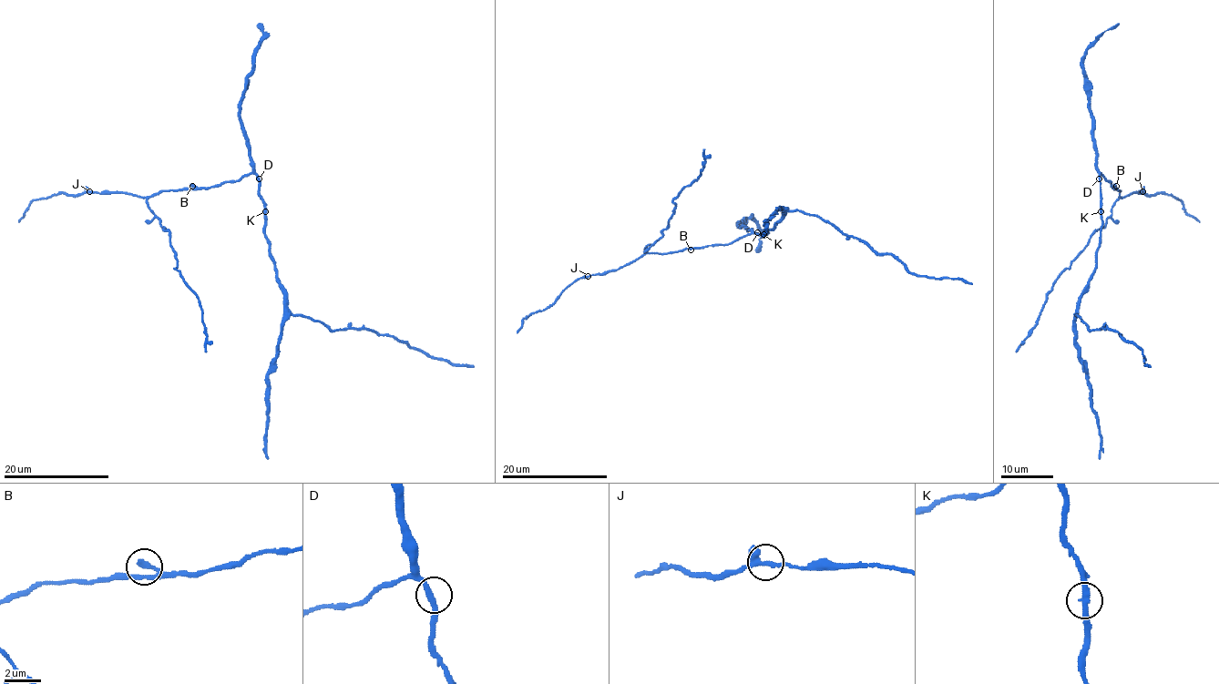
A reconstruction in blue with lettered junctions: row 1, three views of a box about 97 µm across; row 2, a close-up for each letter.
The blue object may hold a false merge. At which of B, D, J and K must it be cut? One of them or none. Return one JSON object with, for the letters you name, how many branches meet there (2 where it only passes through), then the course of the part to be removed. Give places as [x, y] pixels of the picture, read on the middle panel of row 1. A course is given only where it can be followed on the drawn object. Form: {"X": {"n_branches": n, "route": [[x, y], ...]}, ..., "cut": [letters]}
{"cut": []}

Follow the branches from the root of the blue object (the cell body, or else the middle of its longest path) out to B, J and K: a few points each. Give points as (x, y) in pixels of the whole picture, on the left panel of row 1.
B: (259, 197), (259, 178), (254, 173), (209, 188), (192, 186)
J: (259, 197), (259, 178), (254, 173), (209, 188), (159, 191), (148, 197), (89, 191)
K: (259, 197), (264, 211)

